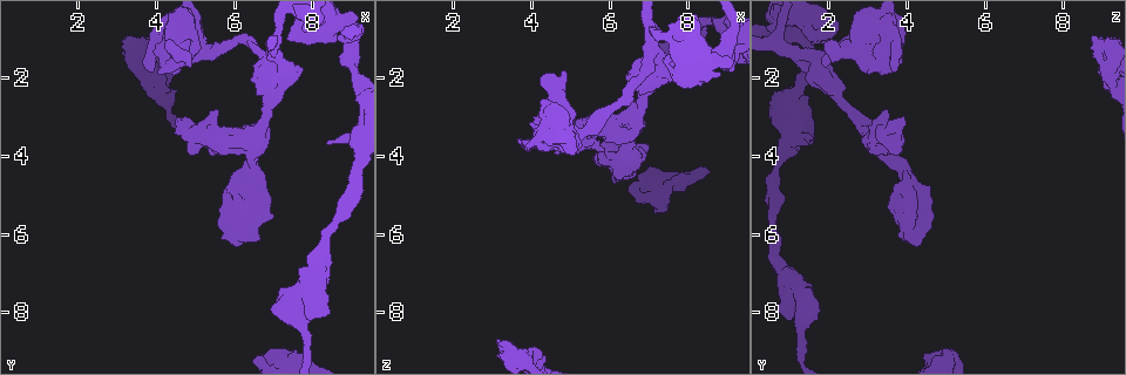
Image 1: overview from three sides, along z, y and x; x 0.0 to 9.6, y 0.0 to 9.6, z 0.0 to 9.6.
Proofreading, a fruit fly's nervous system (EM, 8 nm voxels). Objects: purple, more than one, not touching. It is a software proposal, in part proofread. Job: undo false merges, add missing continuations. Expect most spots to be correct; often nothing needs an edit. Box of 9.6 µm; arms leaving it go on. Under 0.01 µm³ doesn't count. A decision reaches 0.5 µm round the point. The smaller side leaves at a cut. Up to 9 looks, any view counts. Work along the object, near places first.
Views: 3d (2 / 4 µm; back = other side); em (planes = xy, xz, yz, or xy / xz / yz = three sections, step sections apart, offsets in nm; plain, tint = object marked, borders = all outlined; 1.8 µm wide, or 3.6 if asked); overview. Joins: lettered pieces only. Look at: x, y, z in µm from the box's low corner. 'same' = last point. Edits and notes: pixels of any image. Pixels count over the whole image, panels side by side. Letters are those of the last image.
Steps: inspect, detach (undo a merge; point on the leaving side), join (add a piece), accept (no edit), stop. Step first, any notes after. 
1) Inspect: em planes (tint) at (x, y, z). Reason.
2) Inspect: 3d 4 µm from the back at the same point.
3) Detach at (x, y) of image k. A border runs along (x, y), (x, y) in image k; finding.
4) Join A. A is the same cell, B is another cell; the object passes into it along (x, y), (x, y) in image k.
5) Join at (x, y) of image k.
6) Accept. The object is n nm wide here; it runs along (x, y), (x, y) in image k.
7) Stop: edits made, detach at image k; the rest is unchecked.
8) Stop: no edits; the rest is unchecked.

Inspect: em planes (borders) at (3.20, 1.05, 8.80). Branch stops here.

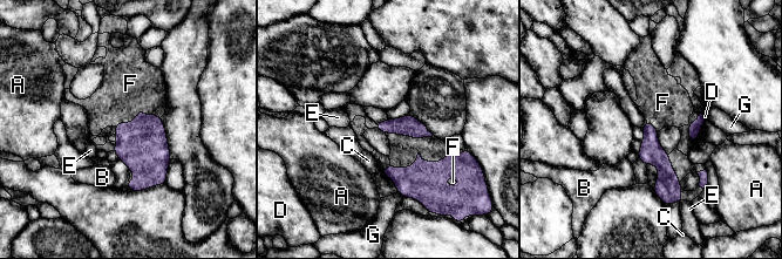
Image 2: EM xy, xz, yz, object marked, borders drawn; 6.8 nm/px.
Join F. F is the same cell, A, B, C, D, E and G are other cells; it goes on there.

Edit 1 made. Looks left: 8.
Inspect: overview.

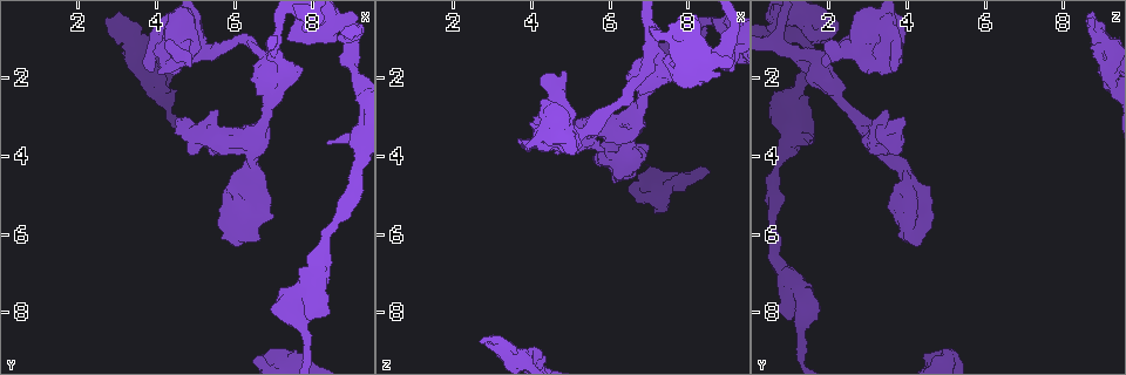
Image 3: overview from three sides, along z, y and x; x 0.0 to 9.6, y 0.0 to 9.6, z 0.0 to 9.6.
Inspect: 3d 4 µm at (7.00, 1.55, 1.75). Looks like a crossing.

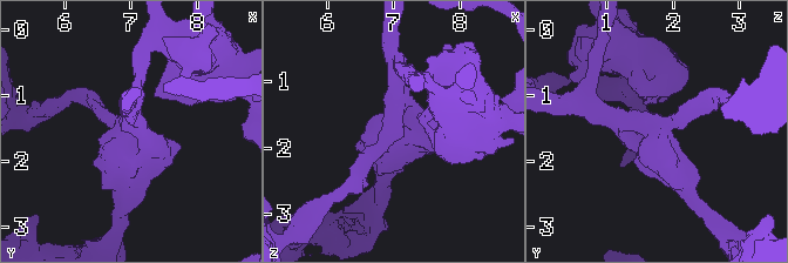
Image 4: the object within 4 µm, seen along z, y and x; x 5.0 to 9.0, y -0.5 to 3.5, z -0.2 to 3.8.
Inspect: em 3.6 µm planes (borders) at (6.95, 1.55, 1.75). 4 arms meet here.

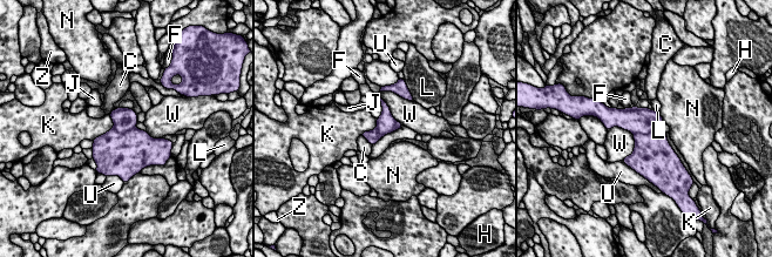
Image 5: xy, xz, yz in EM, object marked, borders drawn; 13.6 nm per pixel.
Accept. C, F, H, J, K, L, N, U, W and Z are other cells; a border runs along (110, 114), (113, 127), (92, 140) in image 5; all the same neuron.

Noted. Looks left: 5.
Inspect: 3d 4 µm from the back at (6.45, 3.70, 3.15). Arms part here.

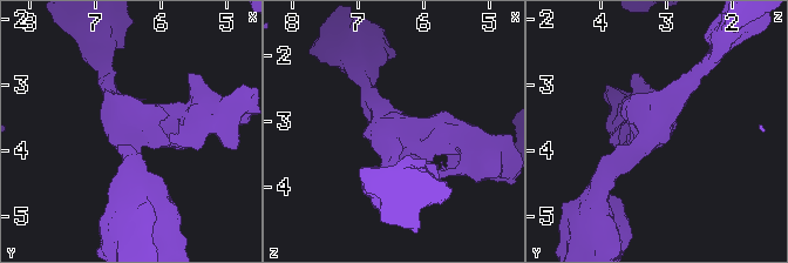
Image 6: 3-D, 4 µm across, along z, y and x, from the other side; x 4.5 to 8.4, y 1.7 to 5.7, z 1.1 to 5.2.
Inspect: em planes (tint) at (6.50, 3.65, 3.20). Need the tissue.

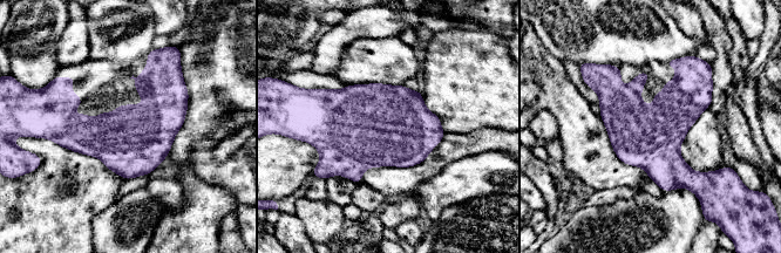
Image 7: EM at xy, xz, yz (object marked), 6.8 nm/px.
Inspect: em planes (borders) at the same point. What lies round it.

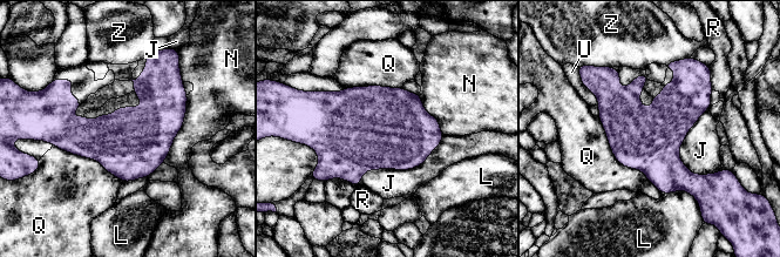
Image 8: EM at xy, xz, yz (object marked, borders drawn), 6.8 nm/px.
Accept. The longest contact is with J, 650 nm; J, L, N, Q, R, U and Z are other cells; a border runs along (443, 136), (359, 184) in image 8; continuous, no second neuron.

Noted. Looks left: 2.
Inspect: 3d 2 µm at (7.50, 9.00, 4.95). Branch stops here.

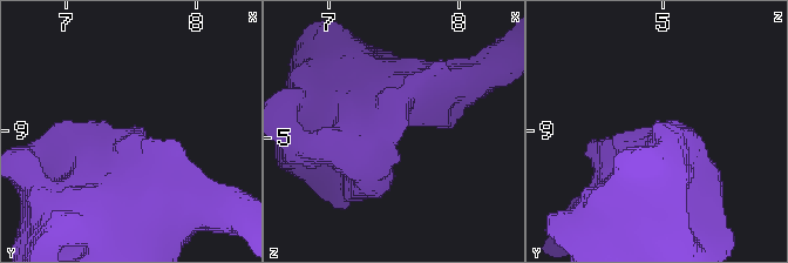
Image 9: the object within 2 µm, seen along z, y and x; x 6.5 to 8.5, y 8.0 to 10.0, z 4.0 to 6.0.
Inspect: em yz step 16 (borders) at (7.56, 8.96, 4.96).

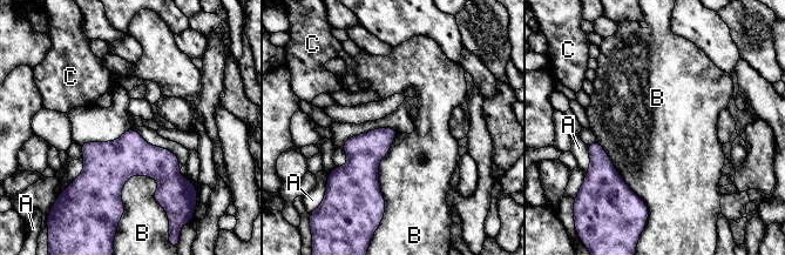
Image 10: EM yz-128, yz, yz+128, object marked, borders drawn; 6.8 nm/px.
Accept. A, B and C are other cells; a border runs along (158, 181), (132, 175), (124, 208) in image 10; none of them fits.

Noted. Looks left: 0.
Stop: edits made, join at image 2; the rest is unchecked.

